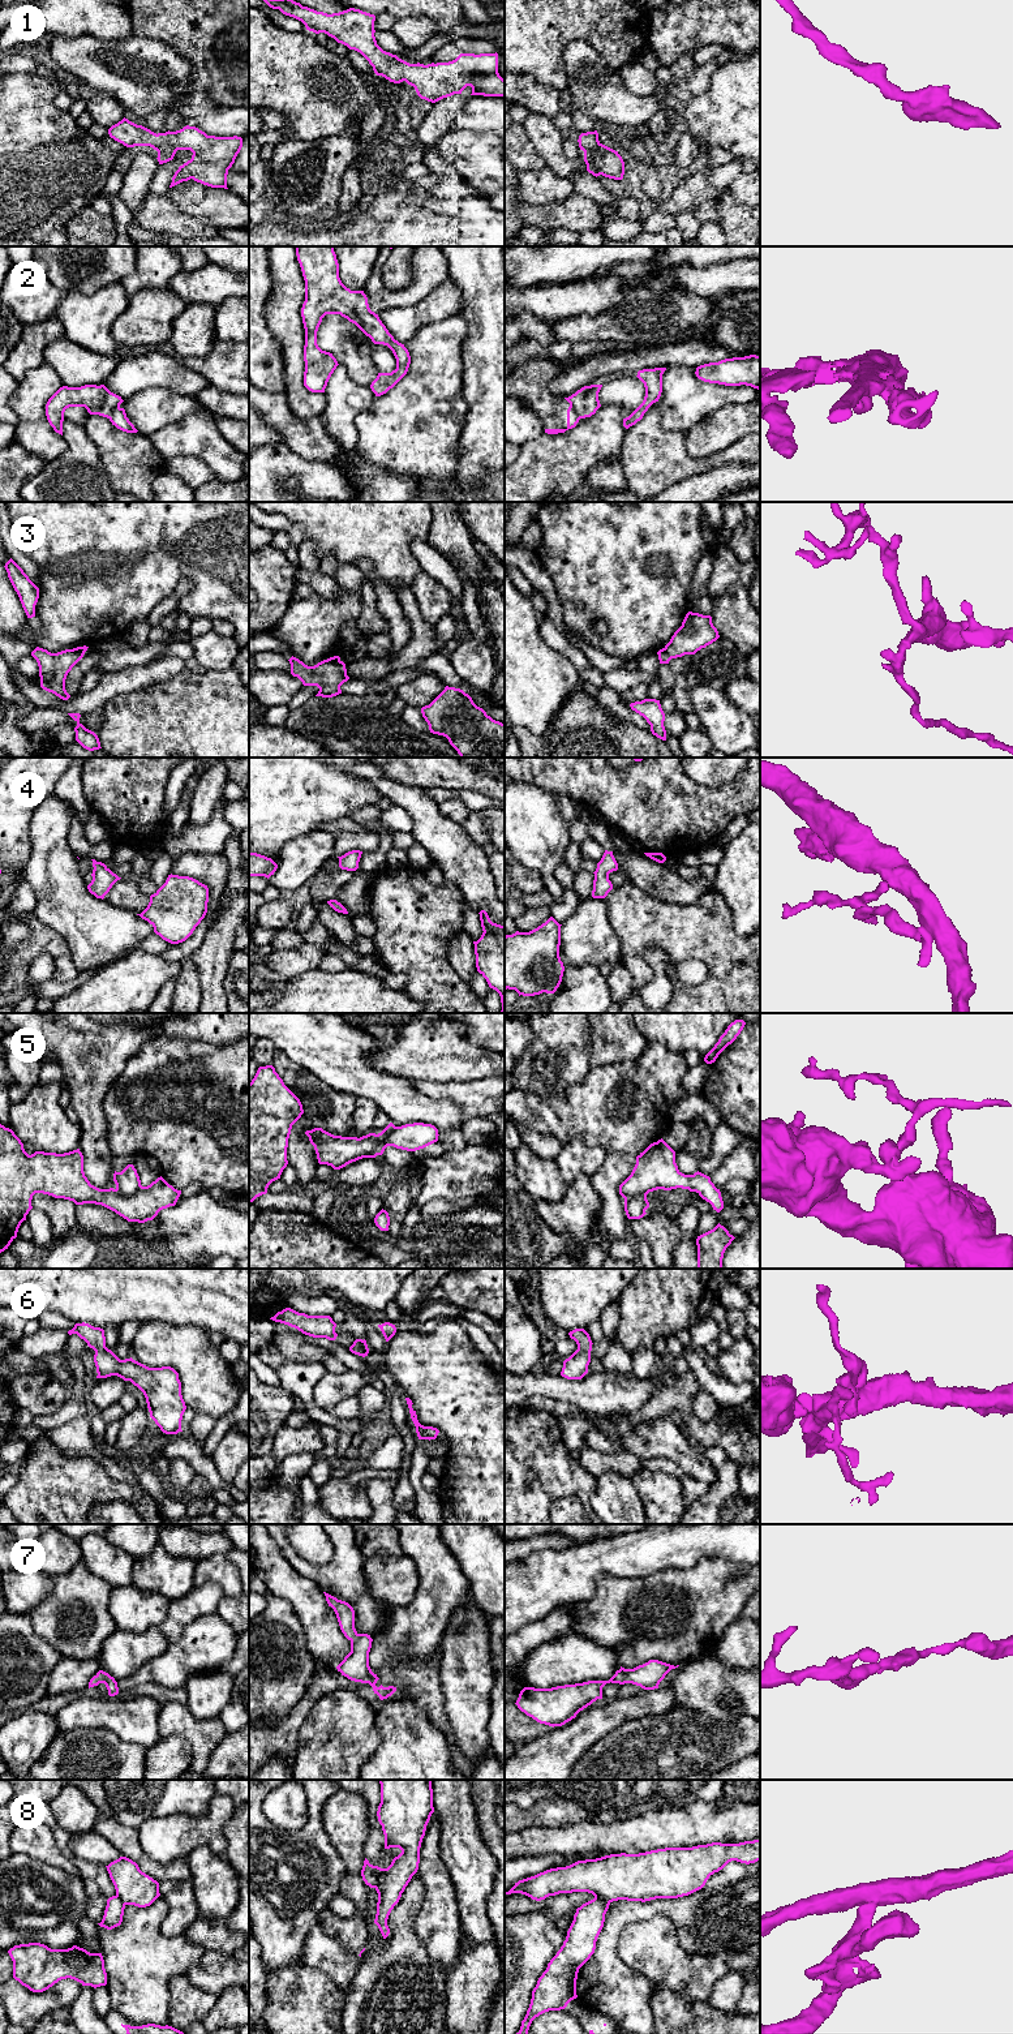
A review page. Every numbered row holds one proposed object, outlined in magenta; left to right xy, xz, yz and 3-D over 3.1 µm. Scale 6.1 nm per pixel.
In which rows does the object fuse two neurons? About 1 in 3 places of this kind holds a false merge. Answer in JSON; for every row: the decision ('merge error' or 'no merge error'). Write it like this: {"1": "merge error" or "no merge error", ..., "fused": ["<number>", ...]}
{"1": "no merge error", "2": "merge error", "3": "no merge error", "4": "no merge error", "5": "merge error", "6": "no merge error", "7": "no merge error", "8": "merge error", "fused": ["2", "5", "8"]}

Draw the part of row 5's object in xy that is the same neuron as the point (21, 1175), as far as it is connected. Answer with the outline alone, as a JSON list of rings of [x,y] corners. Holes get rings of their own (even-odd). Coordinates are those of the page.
[[[0,1124],[0,1253],[17,1237],[21,1223],[33,1209],[31,1200],[35,1193],[69,1200],[76,1205],[102,1205],[128,1222],[145,1223],[153,1220],[160,1210],[175,1206],[181,1190],[175,1189],[162,1176],[150,1185],[141,1186],[132,1197],[124,1197],[113,1188],[99,1189],[85,1176],[80,1149],[64,1154],[35,1151],[29,1155],[14,1132]]]

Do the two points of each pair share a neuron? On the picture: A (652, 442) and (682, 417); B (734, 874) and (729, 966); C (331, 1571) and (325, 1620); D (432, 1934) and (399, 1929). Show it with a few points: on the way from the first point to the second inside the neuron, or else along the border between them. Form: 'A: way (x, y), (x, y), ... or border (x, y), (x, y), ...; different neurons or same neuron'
A: border (657, 402), (661, 410), (661, 425), (685, 432); different neurons
B: border (713, 888), (732, 914), (732, 930), (746, 938); different neurons
C: border (299, 1573), (312, 1579), (323, 1591); different neurons
D: border (420, 1901), (413, 1932), (429, 1959); different neurons

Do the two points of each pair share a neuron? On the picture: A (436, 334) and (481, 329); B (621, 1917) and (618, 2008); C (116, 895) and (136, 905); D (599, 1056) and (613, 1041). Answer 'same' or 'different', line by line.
A: different
B: same
C: same
D: same

